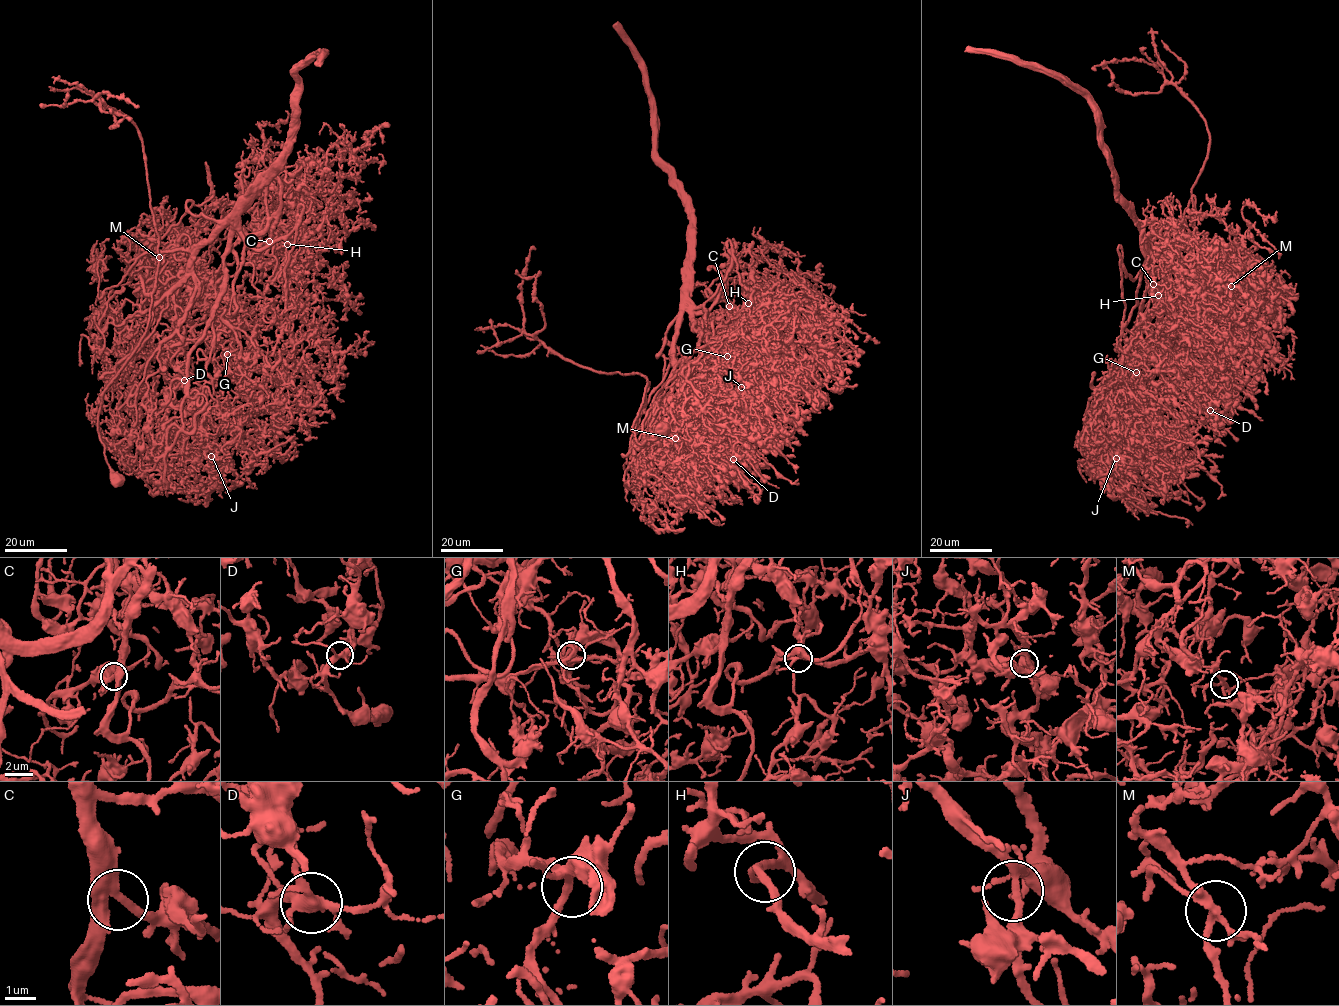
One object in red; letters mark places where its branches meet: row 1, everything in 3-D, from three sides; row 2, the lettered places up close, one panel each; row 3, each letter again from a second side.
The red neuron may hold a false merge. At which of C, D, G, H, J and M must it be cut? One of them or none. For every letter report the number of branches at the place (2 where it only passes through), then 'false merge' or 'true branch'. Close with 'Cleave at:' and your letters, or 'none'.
C: 3 | true branch
D: 6 | true branch
G: 5 | true branch
H: 3 | true branch
J: 4 | true branch
M: 6 | false merge
Cleave at: M

